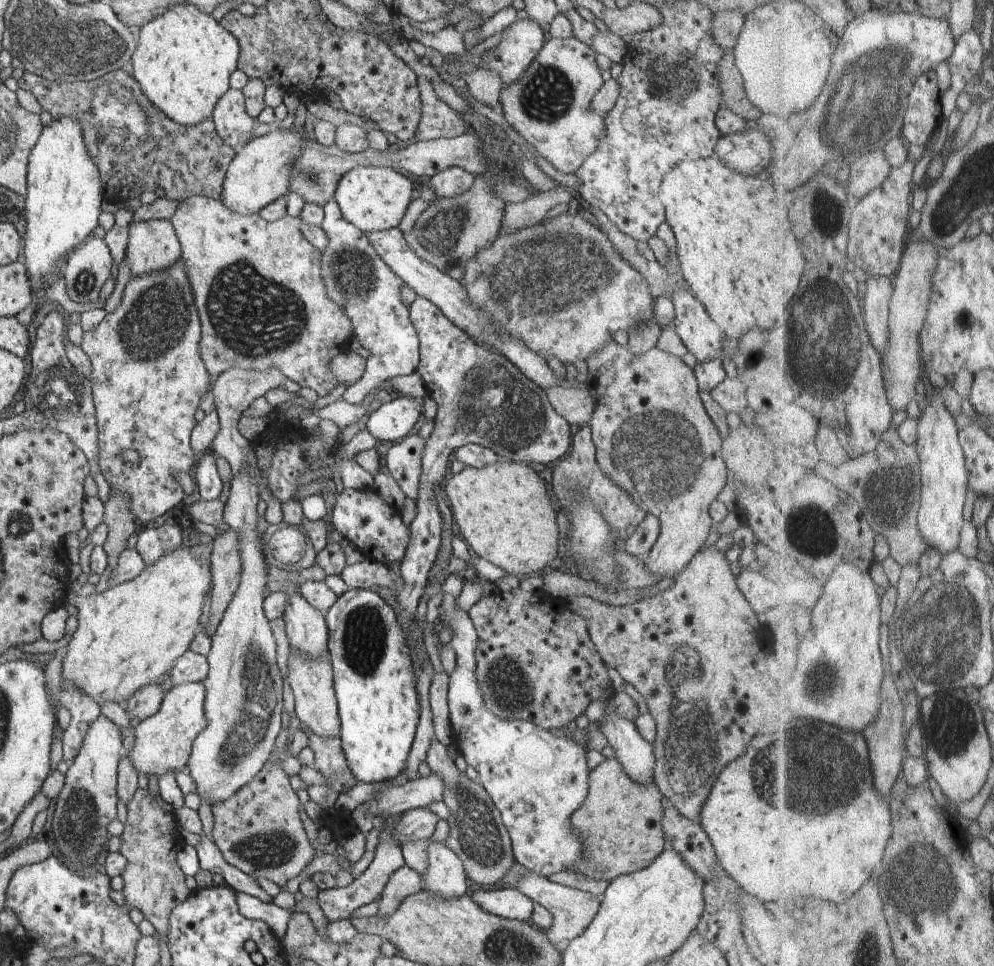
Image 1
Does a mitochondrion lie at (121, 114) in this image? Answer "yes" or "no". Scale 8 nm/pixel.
yes

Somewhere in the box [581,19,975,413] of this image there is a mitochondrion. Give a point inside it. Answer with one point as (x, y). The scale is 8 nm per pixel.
(860, 111)

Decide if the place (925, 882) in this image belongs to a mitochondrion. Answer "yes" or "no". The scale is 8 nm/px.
yes

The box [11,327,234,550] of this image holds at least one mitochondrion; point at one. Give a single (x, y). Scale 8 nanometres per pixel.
(50, 388)

